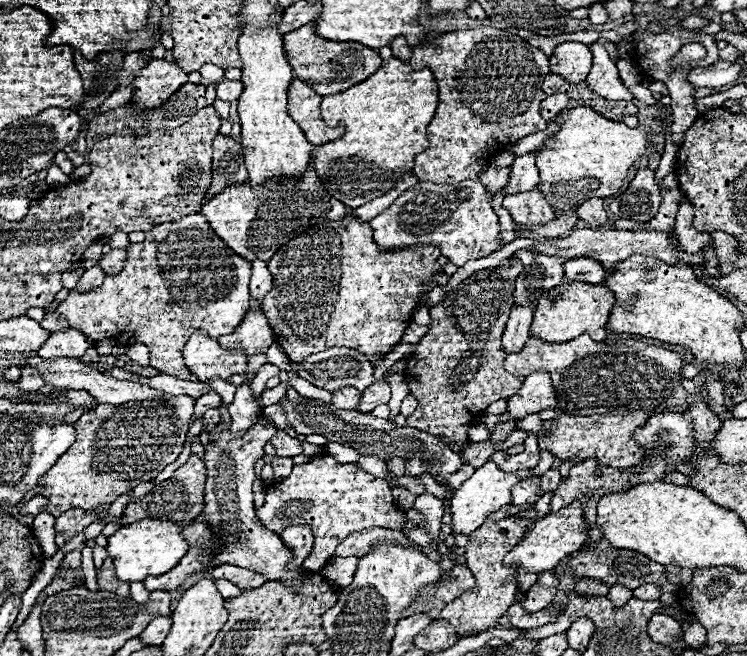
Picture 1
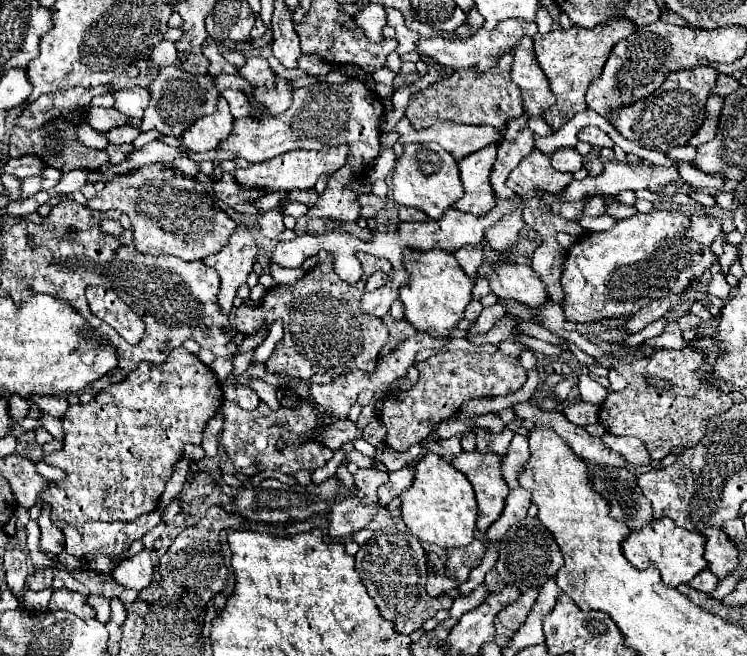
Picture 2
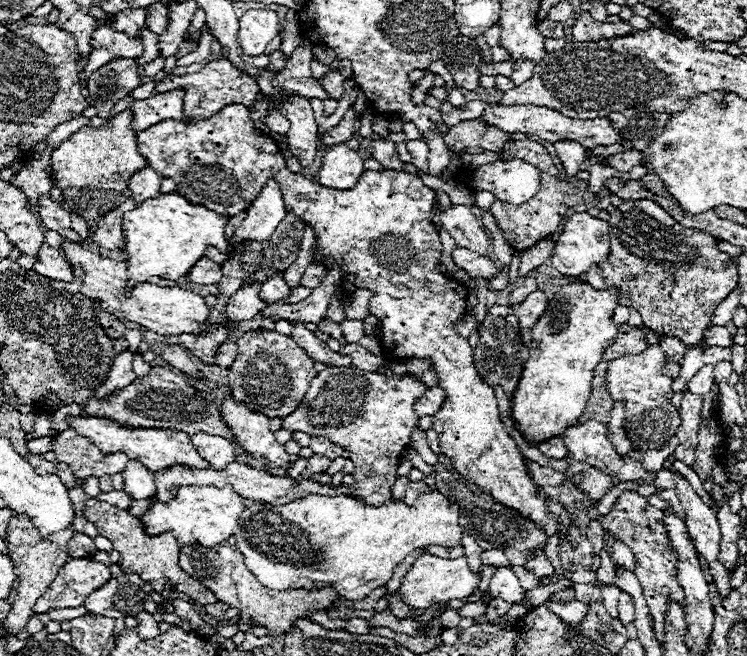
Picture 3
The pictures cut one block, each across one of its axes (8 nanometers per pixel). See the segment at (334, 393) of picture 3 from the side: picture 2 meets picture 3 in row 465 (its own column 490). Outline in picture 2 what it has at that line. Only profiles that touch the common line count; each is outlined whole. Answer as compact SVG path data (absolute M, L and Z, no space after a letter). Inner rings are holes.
M444 352L430 356L424 362L416 362L416 368L420 372L420 378L414 388L408 392L390 392L380 412L380 420L388 428L386 446L396 452L404 452L432 434L438 424L454 416L454 412L458 412L464 402L472 398L506 396L520 390L526 382L526 370L522 368L522 364L518 364L514 356L504 356L500 352Z

